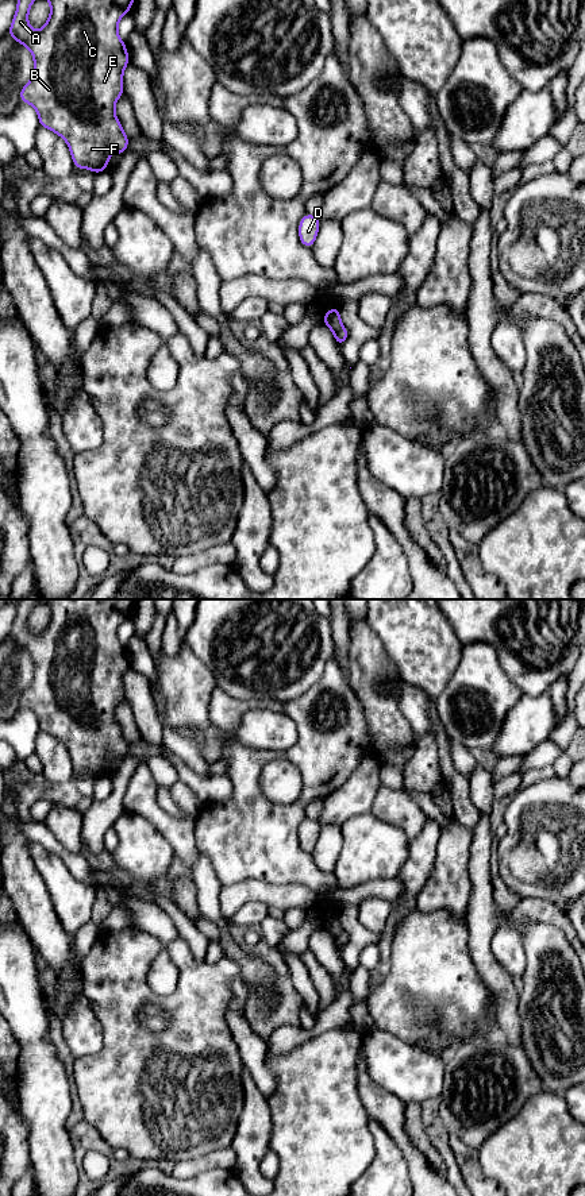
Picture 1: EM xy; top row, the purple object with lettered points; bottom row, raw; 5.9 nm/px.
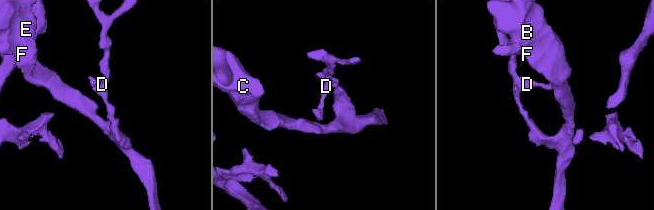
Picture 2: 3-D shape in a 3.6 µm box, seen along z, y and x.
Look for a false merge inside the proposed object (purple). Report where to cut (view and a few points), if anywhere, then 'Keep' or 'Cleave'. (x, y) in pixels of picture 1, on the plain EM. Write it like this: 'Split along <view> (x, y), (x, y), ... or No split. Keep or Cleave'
Split along xy (342, 930), (334, 938). Cleave

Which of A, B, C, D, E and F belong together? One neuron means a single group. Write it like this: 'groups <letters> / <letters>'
groups A B C E F / D

